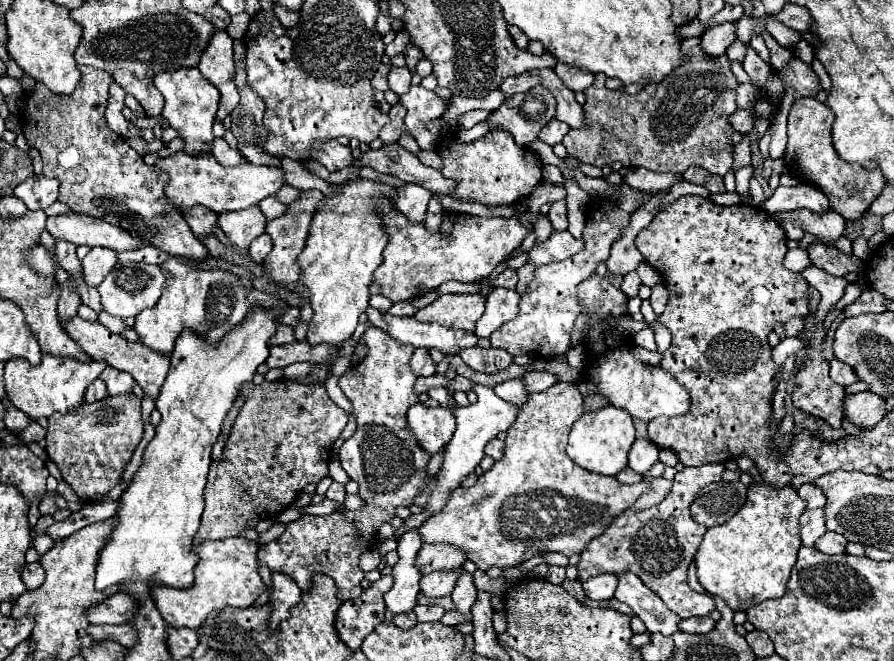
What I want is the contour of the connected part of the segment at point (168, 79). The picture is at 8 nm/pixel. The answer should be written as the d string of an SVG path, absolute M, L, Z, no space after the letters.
M179 68L173 72L159 72L153 78L153 82L165 98L165 108L163 108L165 122L171 128L175 128L179 136L185 140L183 152L187 154L209 152L215 138L211 134L211 126L215 120L217 104L219 104L219 90L209 80L205 80L197 68Z

